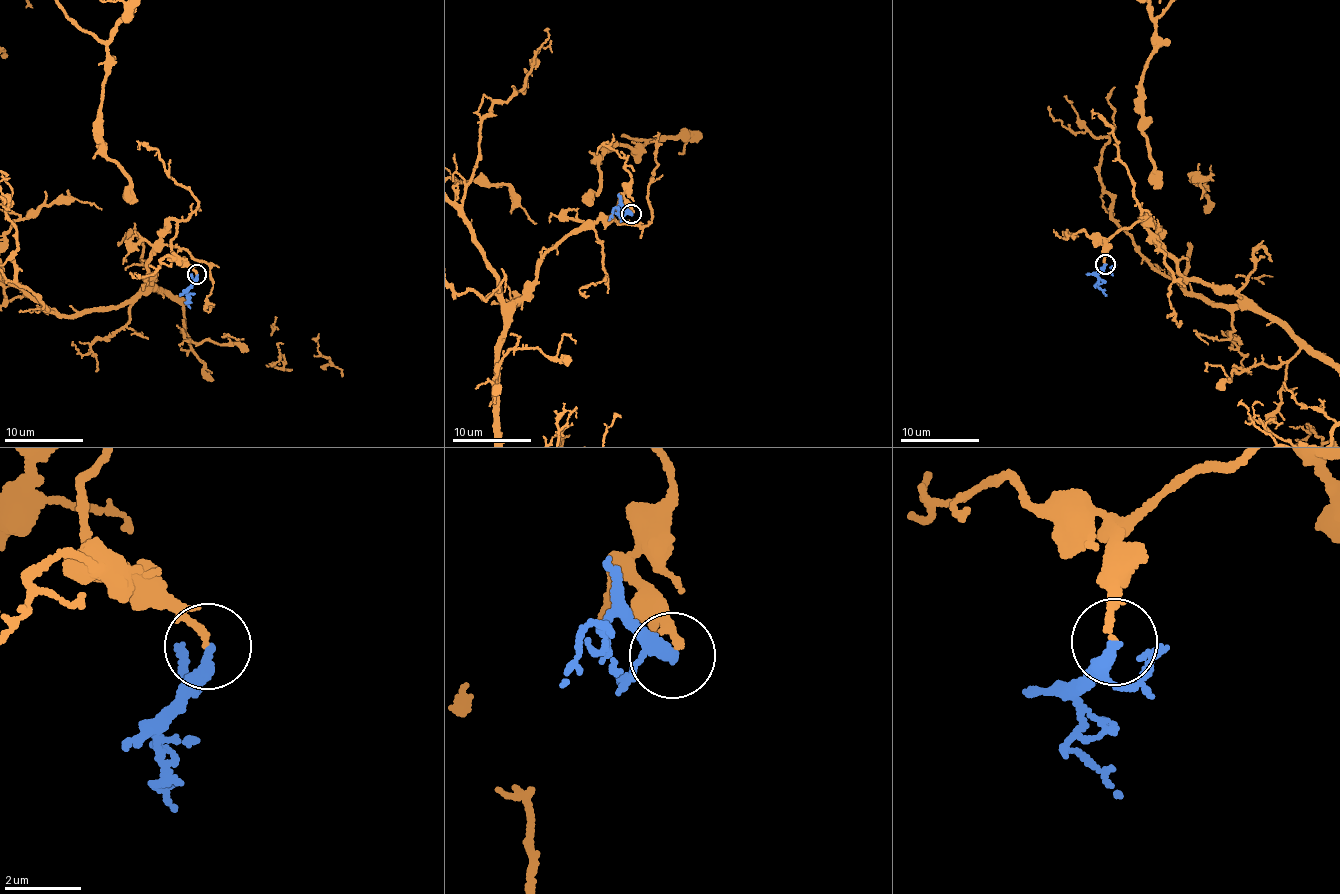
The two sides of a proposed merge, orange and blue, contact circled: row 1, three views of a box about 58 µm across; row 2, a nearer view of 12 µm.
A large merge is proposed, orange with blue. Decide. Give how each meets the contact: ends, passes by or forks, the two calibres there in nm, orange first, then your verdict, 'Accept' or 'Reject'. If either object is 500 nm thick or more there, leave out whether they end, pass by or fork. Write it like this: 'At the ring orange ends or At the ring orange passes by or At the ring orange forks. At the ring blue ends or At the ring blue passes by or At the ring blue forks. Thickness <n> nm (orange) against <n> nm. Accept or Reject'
At the ring orange ends. At the ring blue ends. Thickness 160 nm (orange) against 320 nm. Reject

